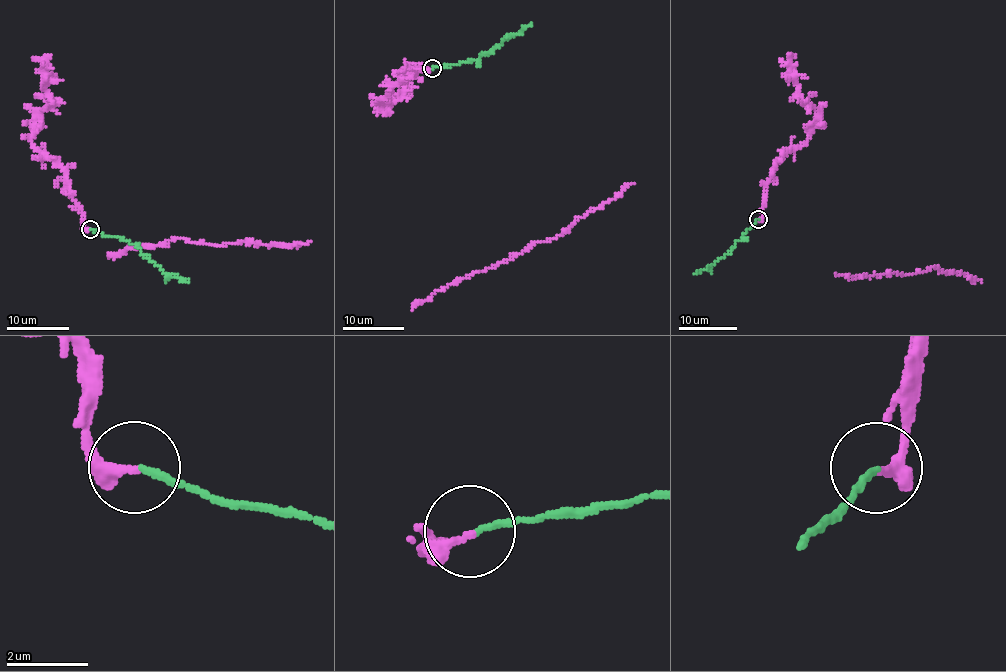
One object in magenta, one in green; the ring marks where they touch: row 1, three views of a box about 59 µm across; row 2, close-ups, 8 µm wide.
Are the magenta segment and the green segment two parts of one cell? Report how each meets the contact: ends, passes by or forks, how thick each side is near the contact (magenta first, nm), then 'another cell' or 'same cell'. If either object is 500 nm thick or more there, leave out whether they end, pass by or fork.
magenta passes by | green ends | 180/150 nm | another cell

